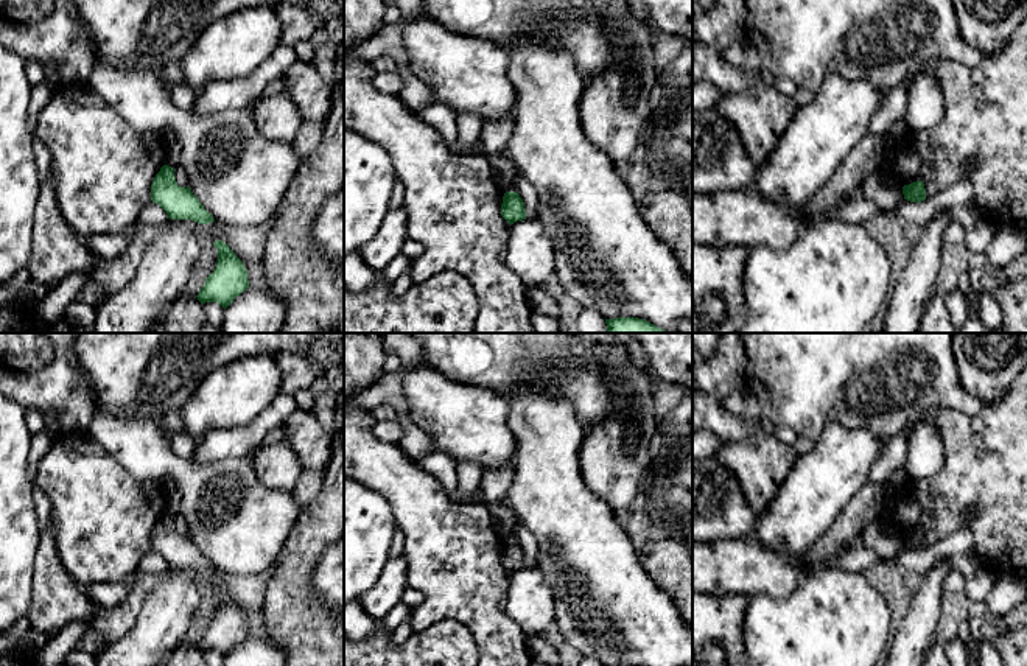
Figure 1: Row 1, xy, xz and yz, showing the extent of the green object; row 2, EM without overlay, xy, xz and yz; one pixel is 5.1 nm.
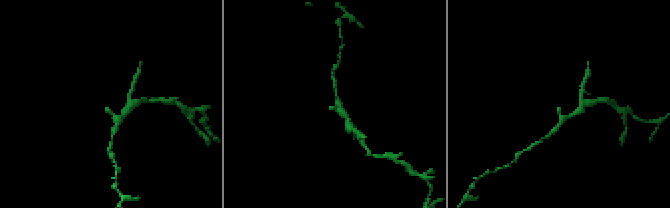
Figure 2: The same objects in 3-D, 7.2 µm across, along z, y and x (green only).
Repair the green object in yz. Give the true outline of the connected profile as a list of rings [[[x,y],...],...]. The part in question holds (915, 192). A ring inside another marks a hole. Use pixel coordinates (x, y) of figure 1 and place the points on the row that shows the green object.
[[[921,181],[903,187],[904,199],[910,202],[921,202],[926,199],[926,188]]]

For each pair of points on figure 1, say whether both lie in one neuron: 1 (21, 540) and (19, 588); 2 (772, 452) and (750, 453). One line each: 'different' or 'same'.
1: same
2: same

